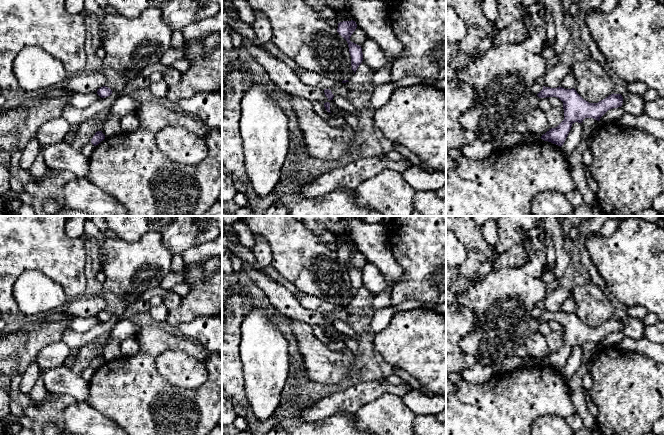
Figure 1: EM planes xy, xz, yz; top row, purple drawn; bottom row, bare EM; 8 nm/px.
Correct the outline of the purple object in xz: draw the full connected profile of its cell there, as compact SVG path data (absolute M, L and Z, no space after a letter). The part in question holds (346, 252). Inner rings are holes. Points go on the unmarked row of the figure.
M343 245L338 247L337 256L341 259L348 267L349 277L351 280L351 290L354 297L363 285L363 277L361 270L350 265L350 261L357 252L355 245Z

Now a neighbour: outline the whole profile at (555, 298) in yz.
M558 286L551 290L543 300L543 310L557 312L568 298L569 290L565 287Z

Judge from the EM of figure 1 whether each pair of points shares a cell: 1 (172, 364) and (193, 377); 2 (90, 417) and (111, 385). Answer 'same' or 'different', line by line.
1: same
2: different

